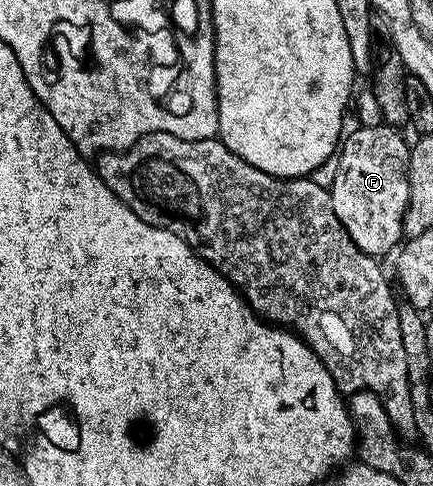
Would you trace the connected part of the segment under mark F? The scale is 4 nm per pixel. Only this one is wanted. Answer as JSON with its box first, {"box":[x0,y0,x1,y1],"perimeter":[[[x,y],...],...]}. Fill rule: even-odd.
{"box":[330,125,411,257],"perimeter":[[[390,125],[375,128],[359,126],[355,133],[346,136],[341,143],[336,179],[330,187],[333,209],[338,210],[349,228],[349,237],[366,255],[383,257],[386,251],[394,252],[404,238],[403,218],[409,205],[407,166],[411,160],[411,147],[399,135],[402,134]]]}

